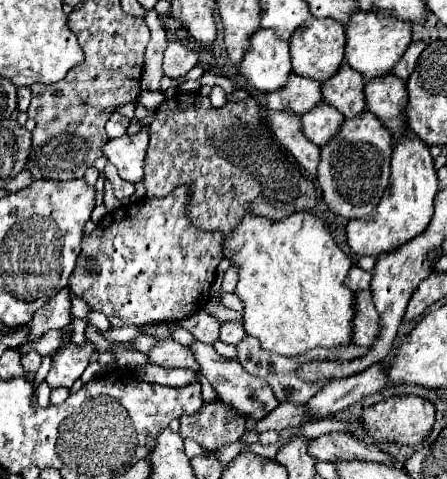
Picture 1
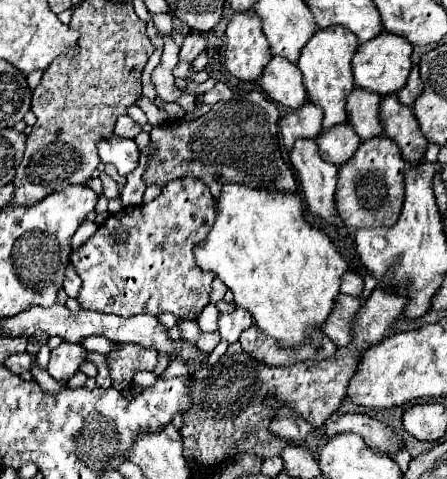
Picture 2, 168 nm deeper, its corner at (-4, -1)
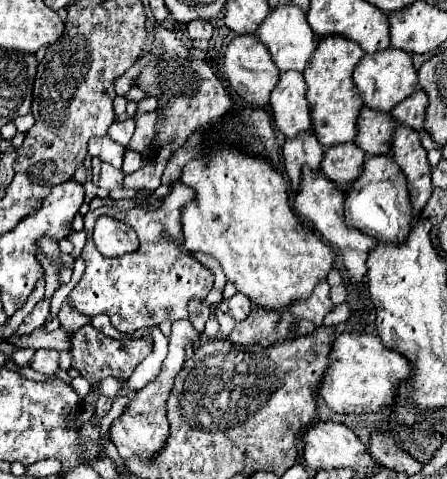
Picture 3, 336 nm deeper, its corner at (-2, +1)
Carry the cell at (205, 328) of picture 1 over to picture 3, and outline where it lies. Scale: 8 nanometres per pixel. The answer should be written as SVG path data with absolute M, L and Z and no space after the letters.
M188 320L174 322L172 334L170 334L170 350L168 350L166 360L162 362L160 374L138 392L138 396L128 404L124 414L120 418L116 418L114 424L110 426L110 440L114 442L114 446L118 448L118 454L124 460L128 460L132 456L138 456L142 460L152 460L156 454L162 452L162 446L166 446L166 440L170 436L170 422L166 418L166 400L170 396L178 370L182 370L182 366L184 366L184 360L186 360L184 350L188 344L192 344L196 348L200 344L200 334L190 326Z

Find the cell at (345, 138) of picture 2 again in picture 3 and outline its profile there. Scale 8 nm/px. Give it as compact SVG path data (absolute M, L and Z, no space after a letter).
M344 142L344 144L330 146L324 152L324 160L322 160L320 168L324 170L324 174L330 180L334 180L338 184L340 190L346 190L346 186L350 186L352 178L356 178L362 172L364 158L366 158L366 154L354 142Z

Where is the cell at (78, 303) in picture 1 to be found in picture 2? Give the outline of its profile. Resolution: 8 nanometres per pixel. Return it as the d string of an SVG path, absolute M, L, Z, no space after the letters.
M69 262L65 272L63 289L70 298L76 298L79 294L81 284L80 277L76 274L73 265Z

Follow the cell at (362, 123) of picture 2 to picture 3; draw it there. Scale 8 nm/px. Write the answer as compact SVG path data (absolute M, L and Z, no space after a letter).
M362 106L360 120L356 126L358 134L356 134L354 142L366 154L390 154L394 126L396 126L396 122L392 120L390 114Z

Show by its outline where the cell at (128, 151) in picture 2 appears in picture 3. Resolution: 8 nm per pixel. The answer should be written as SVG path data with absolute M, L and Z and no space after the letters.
M110 136L104 138L92 138L88 142L88 154L100 158L102 162L112 164L114 168L122 168L122 158L124 158L126 148L120 146L118 142L114 142Z

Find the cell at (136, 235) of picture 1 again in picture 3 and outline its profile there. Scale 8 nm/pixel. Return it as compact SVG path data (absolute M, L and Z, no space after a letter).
M176 180L172 182L172 192L162 200L160 208L156 210L148 210L142 206L136 206L126 212L106 208L106 214L114 216L116 220L128 222L140 240L140 248L136 252L116 258L104 258L92 244L92 226L102 214L102 208L88 212L84 216L88 238L82 250L86 270L82 280L68 296L70 306L90 318L96 314L106 314L110 316L114 328L128 334L144 326L158 326L164 320L176 322L188 318L188 302L194 298L204 302L214 284L214 274L184 248L180 218L182 208L186 206L186 202L194 202L194 196L196 192L190 186Z

